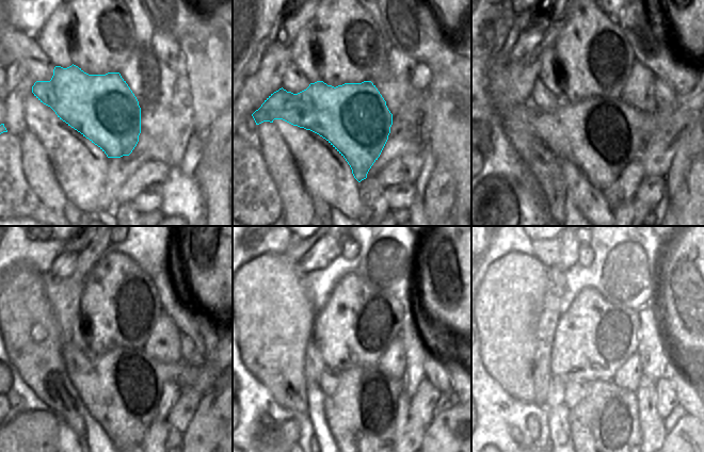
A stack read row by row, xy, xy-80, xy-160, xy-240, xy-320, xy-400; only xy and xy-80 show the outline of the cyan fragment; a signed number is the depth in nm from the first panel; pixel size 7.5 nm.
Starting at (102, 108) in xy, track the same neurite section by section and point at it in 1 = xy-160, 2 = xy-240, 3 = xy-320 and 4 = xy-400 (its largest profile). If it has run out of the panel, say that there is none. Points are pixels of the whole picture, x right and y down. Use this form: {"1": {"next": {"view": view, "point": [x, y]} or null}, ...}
{"1": {"next": {"view": "xy-160", "point": [601, 135]}}, "2": {"next": {"view": "xy-240", "point": [121, 390]}}, "3": {"next": {"view": "xy-320", "point": [361, 414]}}, "4": {"next": {"view": "xy-400", "point": [605, 428]}}}

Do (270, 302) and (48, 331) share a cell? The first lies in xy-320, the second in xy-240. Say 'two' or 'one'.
one

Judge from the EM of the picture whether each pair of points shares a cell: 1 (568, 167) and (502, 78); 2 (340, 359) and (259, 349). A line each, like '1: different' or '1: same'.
1: different
2: different

